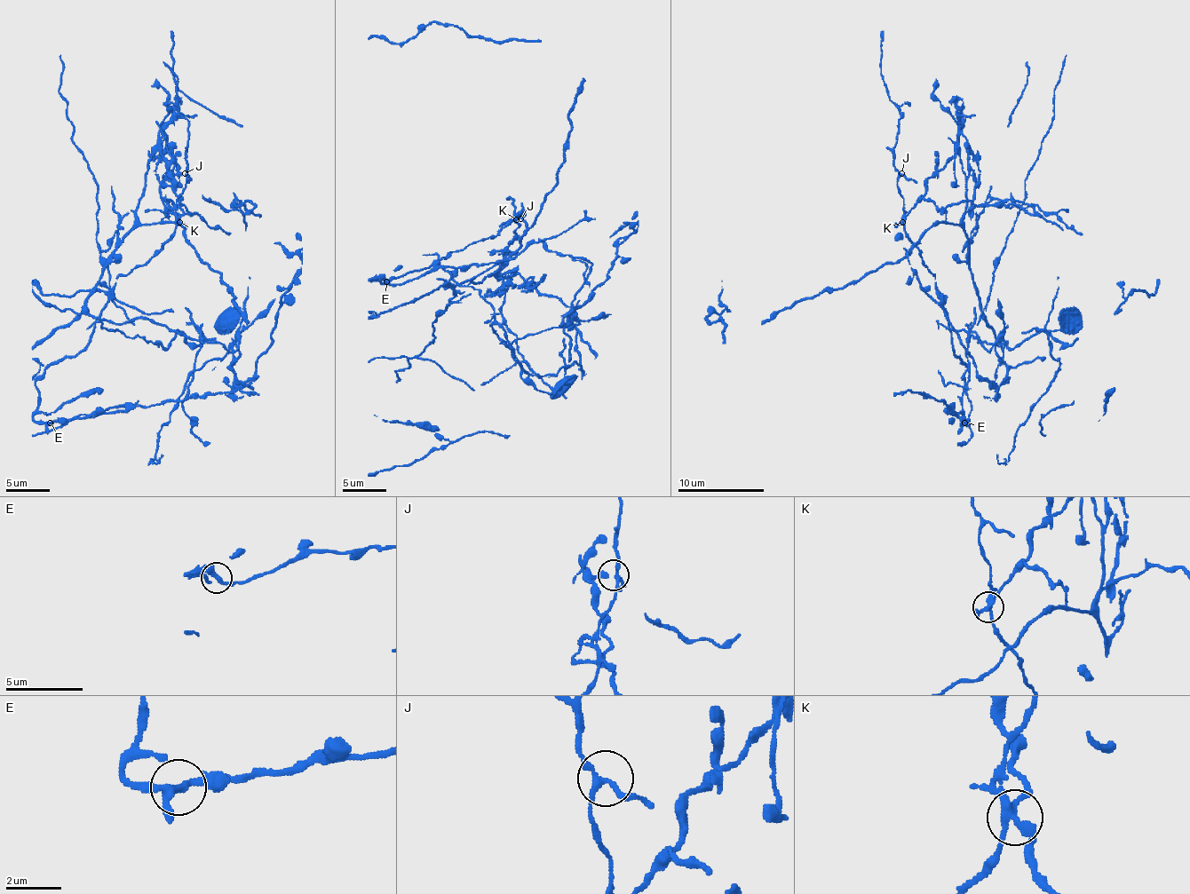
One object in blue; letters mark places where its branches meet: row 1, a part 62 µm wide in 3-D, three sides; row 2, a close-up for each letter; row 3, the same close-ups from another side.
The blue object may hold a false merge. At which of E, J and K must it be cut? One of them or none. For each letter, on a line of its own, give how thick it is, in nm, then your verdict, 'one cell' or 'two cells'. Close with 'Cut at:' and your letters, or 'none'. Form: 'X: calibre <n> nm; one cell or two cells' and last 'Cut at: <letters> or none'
E: calibre 240 nm; one cell
J: calibre 190 nm; one cell
K: calibre 240 nm; two cells
Cut at: K

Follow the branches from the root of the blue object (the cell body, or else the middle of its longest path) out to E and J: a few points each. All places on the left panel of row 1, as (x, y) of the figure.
E: (180, 219), (143, 265), (117, 277), (91, 340), (54, 362), (35, 383), (39, 407), (33, 418), (50, 423)
J: (180, 219), (176, 212), (176, 200), (186, 182), (185, 173)

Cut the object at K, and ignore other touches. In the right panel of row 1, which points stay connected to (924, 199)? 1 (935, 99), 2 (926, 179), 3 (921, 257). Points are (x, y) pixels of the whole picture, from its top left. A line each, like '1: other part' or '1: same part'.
1: same part
2: same part
3: other part

